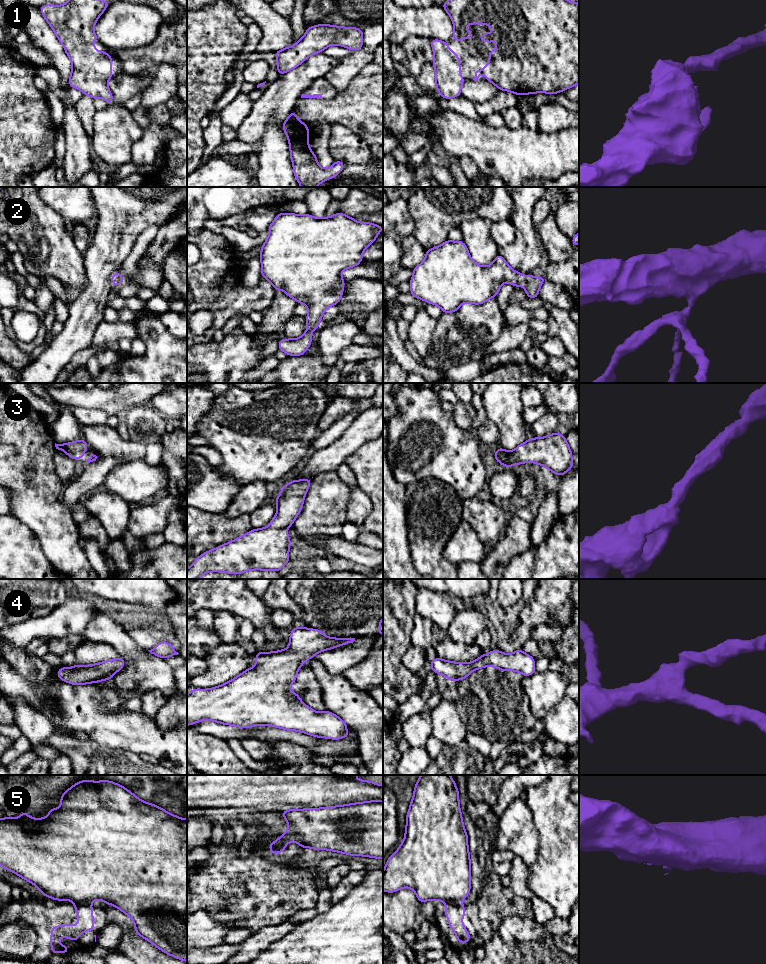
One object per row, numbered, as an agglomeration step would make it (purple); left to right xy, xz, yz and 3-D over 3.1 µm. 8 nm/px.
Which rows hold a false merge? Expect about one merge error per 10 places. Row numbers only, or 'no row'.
5

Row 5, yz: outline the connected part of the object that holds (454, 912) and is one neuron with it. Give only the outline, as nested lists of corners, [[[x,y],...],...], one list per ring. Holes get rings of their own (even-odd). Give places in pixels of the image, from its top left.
[[[446,902],[445,915],[450,928],[455,932],[455,937],[461,944],[466,944],[471,937],[462,923],[462,917],[467,915],[465,907],[461,903]]]

